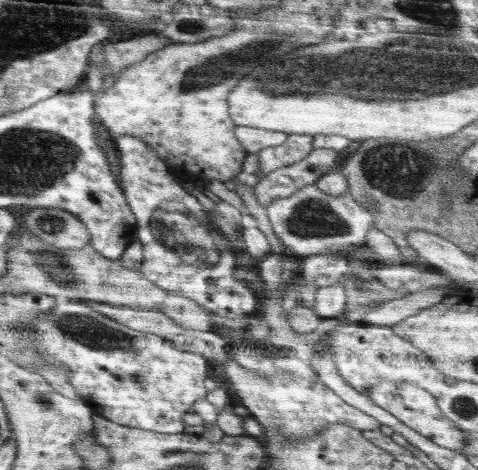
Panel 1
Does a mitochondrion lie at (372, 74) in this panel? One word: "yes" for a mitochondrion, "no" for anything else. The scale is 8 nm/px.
yes

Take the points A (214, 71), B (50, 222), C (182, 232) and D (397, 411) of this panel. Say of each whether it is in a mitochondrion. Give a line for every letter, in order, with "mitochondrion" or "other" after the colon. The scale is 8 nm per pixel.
A: mitochondrion
B: mitochondrion
C: mitochondrion
D: other

